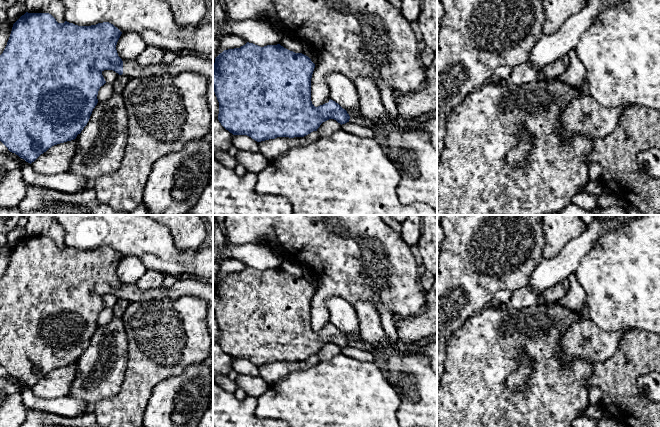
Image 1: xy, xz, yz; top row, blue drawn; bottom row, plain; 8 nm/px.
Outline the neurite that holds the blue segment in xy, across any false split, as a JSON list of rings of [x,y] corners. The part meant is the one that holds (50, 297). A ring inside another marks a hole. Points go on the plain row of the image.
[[[26,236],[13,248],[7,269],[3,277],[0,279],[0,365],[8,372],[10,376],[15,377],[20,382],[31,388],[52,370],[76,363],[77,359],[80,358],[87,349],[92,335],[98,327],[98,315],[100,311],[106,307],[102,299],[104,294],[113,294],[118,299],[125,299],[128,302],[143,302],[165,298],[175,300],[184,296],[195,296],[205,300],[208,304],[207,327],[212,339],[211,359],[213,359],[213,284],[201,279],[183,278],[176,280],[170,288],[161,286],[154,290],[143,291],[139,289],[136,284],[123,285],[118,280],[116,269],[121,258],[122,256],[109,246],[98,247],[91,250],[78,250],[67,245],[64,247],[58,247],[56,243],[49,237]]]

